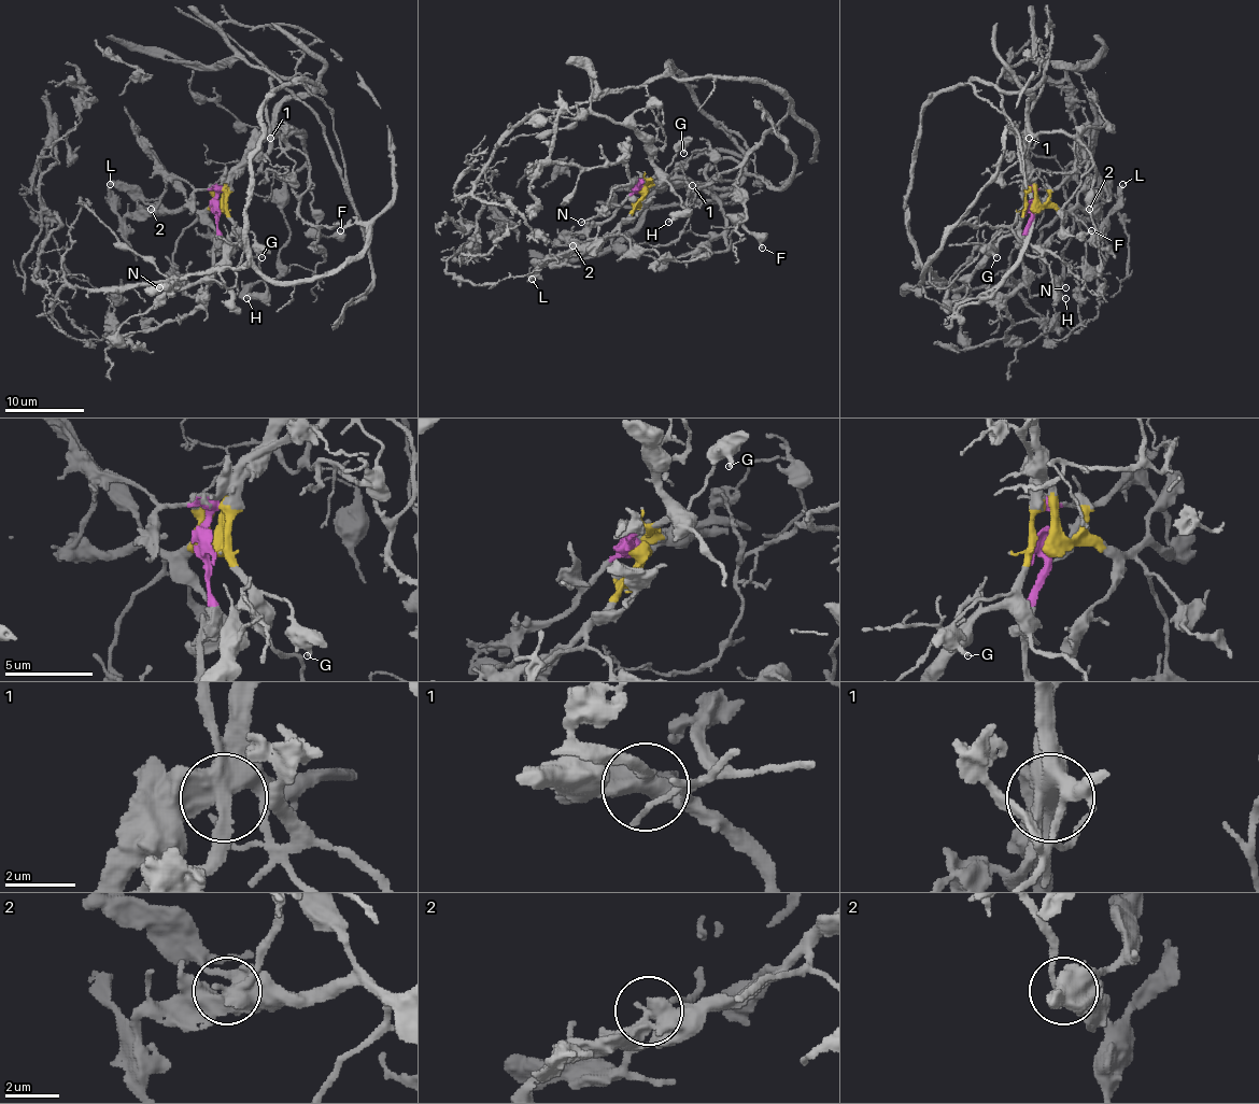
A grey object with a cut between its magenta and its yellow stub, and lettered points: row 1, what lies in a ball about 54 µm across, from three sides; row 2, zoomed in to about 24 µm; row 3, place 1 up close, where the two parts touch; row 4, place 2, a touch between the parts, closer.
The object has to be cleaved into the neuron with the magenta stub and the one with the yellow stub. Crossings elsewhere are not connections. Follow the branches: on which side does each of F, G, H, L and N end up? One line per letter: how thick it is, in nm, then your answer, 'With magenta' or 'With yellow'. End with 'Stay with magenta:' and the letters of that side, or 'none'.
F: Thickness 240 nm. With yellow
G: Thickness 260 nm. With yellow
H: Thickness 320 nm. With yellow
L: Thickness 280 nm. With magenta
N: Thickness 140 nm. With magenta
Stay with magenta: L, N

